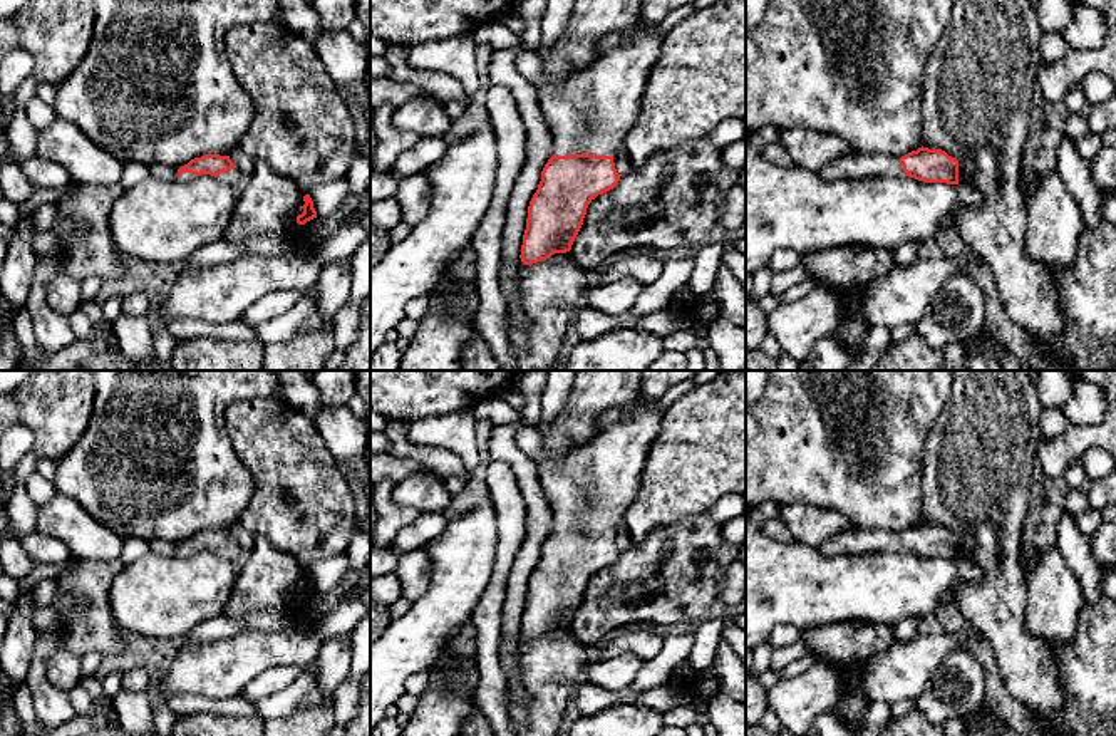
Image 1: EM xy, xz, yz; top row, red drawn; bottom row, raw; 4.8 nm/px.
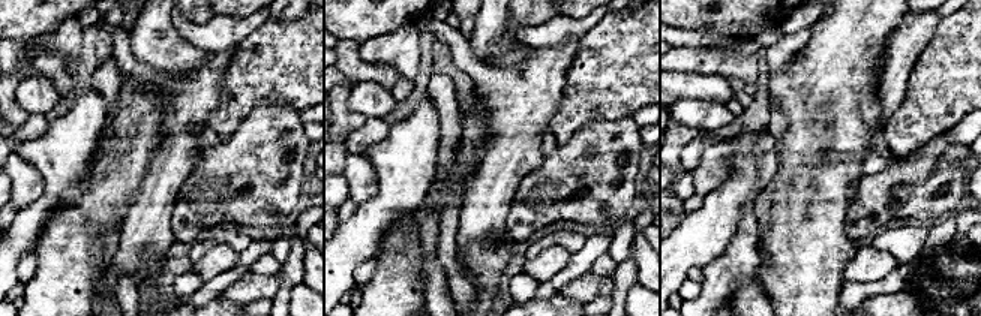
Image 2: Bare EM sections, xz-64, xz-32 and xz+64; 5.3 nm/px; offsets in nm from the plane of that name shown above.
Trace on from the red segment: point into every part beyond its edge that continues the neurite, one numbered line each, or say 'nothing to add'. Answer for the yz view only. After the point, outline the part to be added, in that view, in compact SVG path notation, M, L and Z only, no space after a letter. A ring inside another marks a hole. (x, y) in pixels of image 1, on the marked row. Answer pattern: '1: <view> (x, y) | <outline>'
1: yz (852, 165) | M846 151L838 159L828 163L819 176L826 181L840 179L875 179L885 176L905 176L898 158L885 154L861 154Z

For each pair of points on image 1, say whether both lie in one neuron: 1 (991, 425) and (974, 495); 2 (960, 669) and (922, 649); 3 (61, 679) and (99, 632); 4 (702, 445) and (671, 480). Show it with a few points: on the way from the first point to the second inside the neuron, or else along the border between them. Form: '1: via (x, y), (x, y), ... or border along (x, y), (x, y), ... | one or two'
1: via (986, 441), (979, 453), (976, 478) | one
2: border along (964, 647), (952, 649), (947, 654), (920, 694) | two
3: border along (81, 656), (57, 647), (47, 659), (47, 679) | two
4: via (697, 453), (679, 471) | one

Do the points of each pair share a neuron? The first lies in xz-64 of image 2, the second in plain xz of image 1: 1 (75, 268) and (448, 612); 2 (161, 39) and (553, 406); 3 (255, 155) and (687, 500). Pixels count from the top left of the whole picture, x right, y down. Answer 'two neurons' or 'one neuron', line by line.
1: two neurons
2: one neuron
3: two neurons

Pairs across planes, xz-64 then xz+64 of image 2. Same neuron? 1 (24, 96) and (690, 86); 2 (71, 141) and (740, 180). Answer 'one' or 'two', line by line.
1: two
2: one

